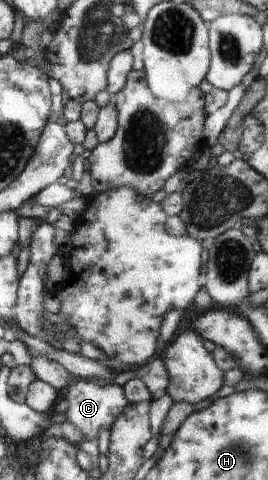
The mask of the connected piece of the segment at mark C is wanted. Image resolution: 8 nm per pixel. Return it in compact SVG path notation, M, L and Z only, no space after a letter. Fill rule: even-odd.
M73 378L65 391L61 393L61 398L68 402L68 408L63 415L63 419L72 423L76 429L79 429L86 440L98 437L98 432L102 425L112 425L117 418L124 413L129 406L124 387L118 384L112 384L105 387L94 385L94 381L81 381Z

